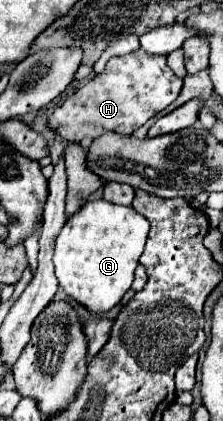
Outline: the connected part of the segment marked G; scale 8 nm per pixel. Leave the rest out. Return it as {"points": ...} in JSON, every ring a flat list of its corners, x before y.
{"points":[[105,199,89,201,65,223,57,237,53,263,59,287,89,311,107,313,129,291,147,233,149,221,133,207,113,205]]}

